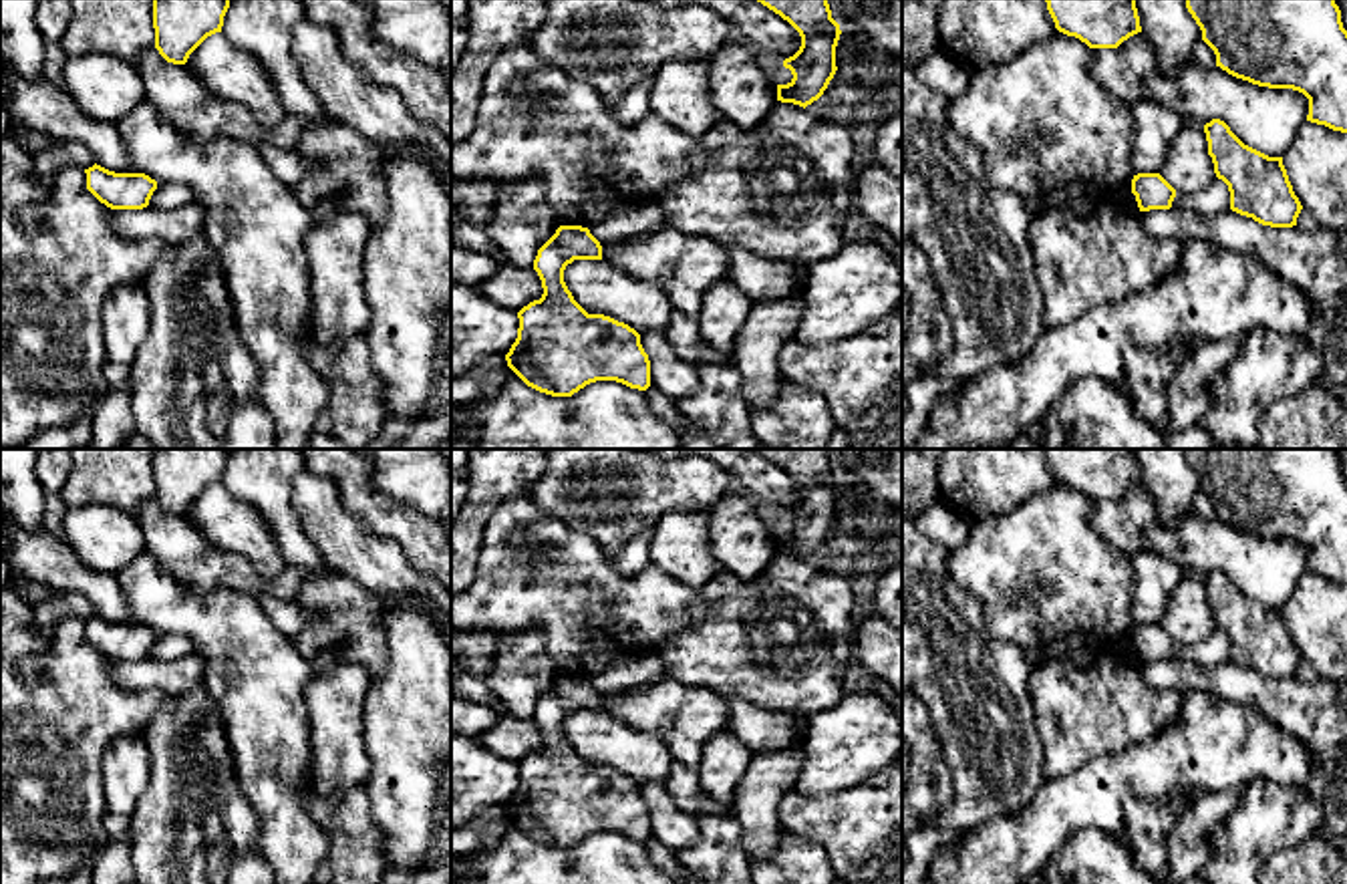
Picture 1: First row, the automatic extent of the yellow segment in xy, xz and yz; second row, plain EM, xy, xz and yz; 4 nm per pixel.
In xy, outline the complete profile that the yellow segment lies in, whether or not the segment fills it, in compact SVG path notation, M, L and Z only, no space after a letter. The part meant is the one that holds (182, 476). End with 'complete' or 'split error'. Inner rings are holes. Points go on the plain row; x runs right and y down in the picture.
M153 449L155 499L173 515L185 515L189 505L211 485L221 483L232 449Z | complete

